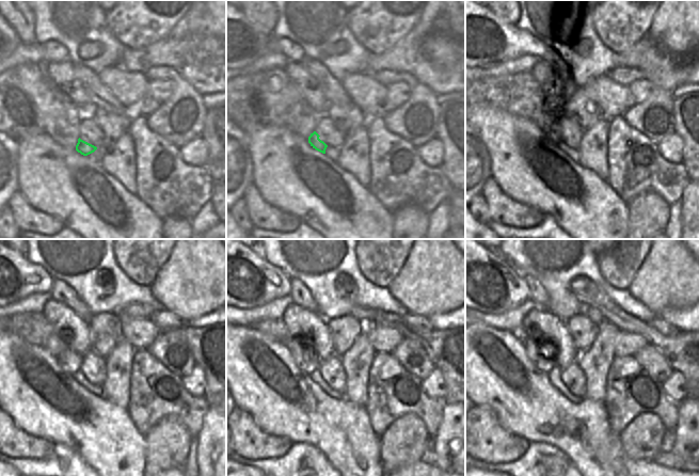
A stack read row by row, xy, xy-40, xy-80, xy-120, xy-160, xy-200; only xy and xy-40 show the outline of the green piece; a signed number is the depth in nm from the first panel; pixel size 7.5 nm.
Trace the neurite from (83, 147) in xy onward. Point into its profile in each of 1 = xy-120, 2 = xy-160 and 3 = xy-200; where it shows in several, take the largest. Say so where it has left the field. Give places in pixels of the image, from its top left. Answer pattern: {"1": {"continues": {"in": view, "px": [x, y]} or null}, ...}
{"1": {"continues": {"in": "xy-120", "px": [69, 362]}}, "2": {"continues": {"in": "xy-160", "px": [305, 360]}}, "3": {"continues": {"in": "xy-200", "px": [542, 359]}}}

